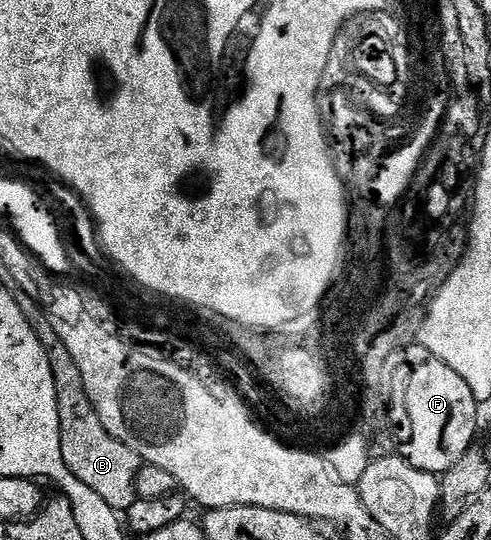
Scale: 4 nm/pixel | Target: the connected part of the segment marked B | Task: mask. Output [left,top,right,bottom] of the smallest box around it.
[17,292,144,511]

